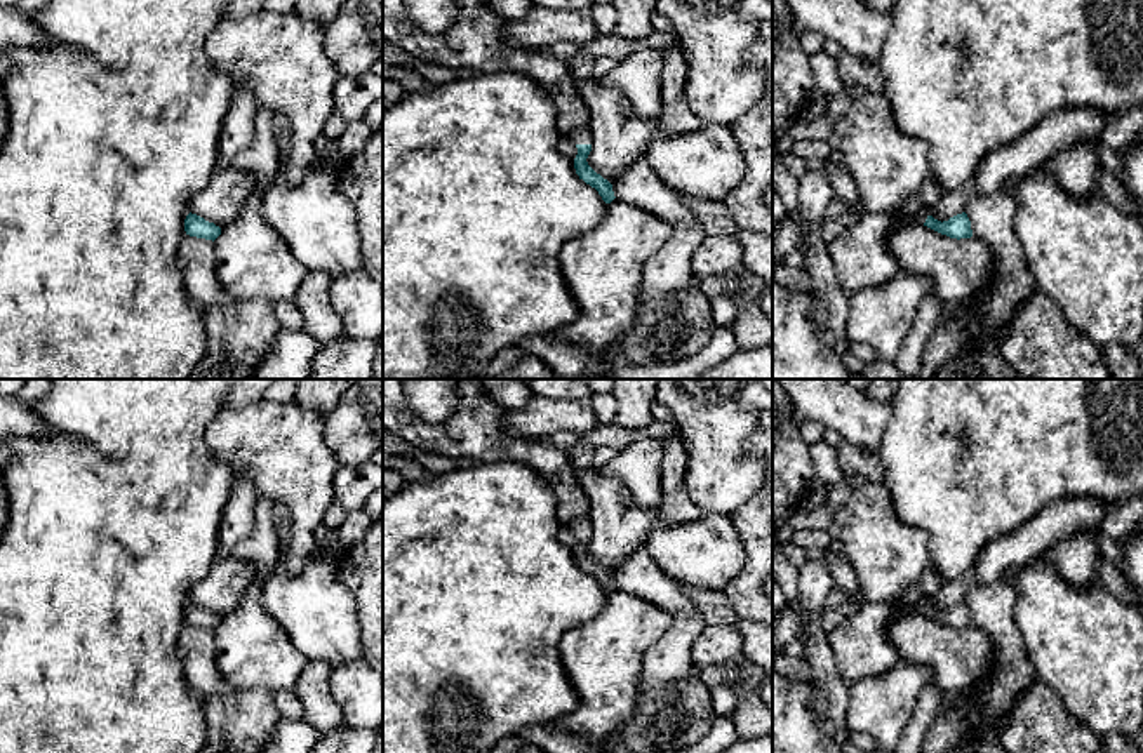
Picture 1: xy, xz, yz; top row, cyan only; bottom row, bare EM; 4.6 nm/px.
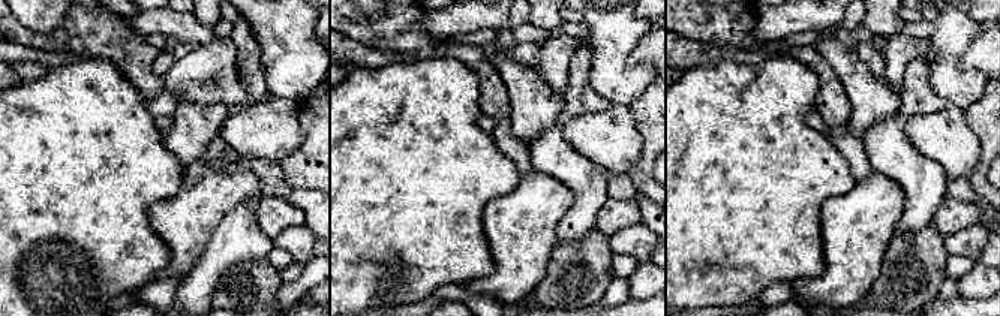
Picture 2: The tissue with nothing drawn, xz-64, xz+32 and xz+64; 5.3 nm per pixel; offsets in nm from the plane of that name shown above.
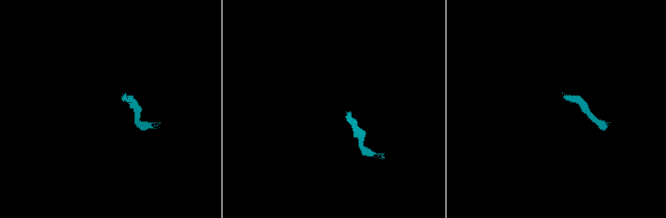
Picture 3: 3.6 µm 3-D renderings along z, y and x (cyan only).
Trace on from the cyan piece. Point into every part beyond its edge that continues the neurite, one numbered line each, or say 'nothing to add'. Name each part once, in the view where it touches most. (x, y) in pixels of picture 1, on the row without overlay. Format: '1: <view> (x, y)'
1: xz (583, 526)

